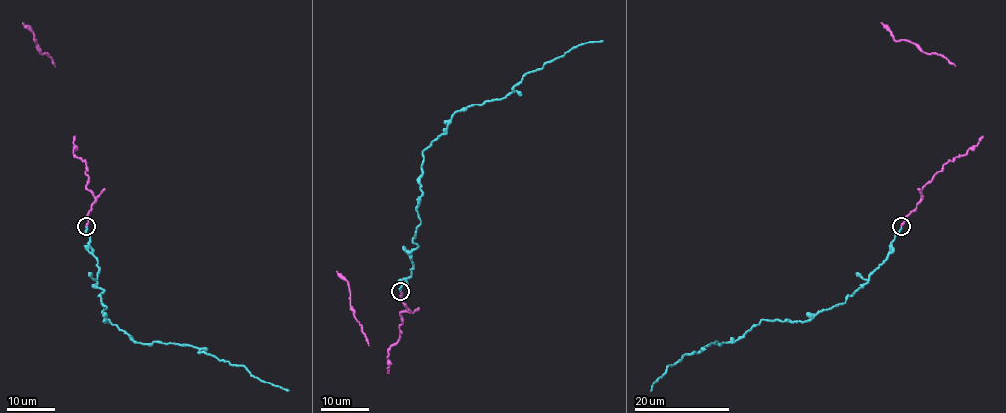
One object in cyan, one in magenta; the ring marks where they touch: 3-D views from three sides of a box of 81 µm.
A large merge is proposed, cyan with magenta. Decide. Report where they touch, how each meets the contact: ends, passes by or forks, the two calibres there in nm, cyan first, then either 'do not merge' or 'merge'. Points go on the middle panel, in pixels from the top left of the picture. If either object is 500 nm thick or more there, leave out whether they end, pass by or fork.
at (400, 291); cyan ends there; magenta ends there; 190 nm thick on the cyan side, 170 nm on the other; merge

